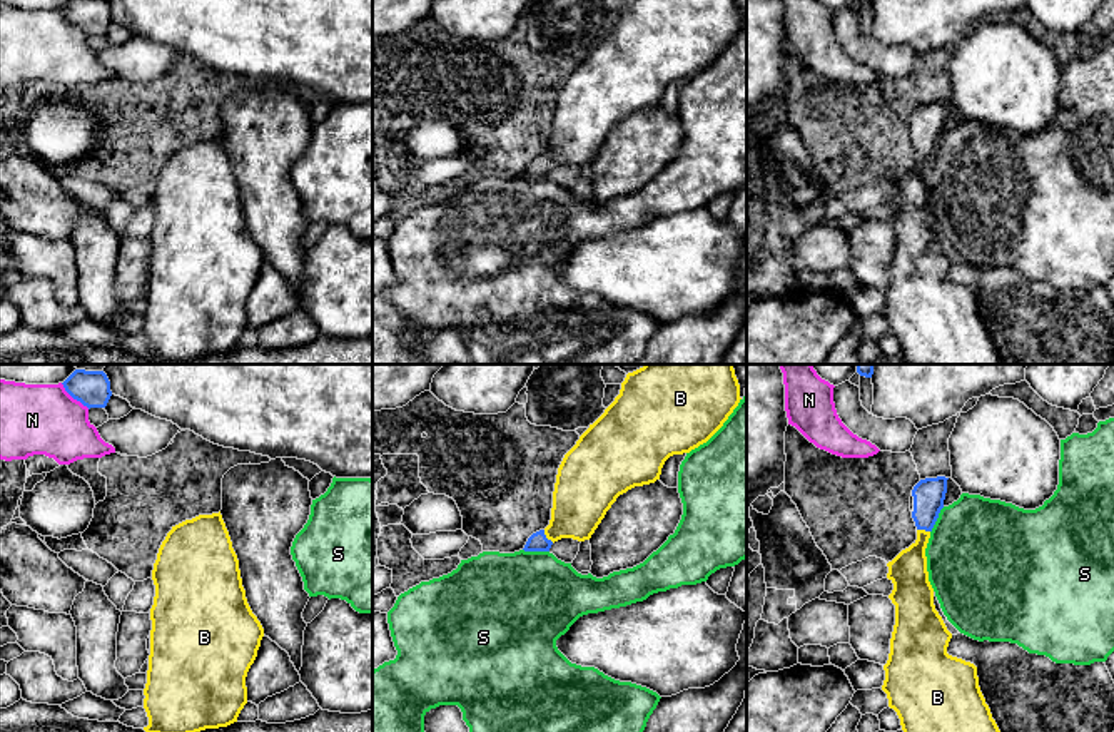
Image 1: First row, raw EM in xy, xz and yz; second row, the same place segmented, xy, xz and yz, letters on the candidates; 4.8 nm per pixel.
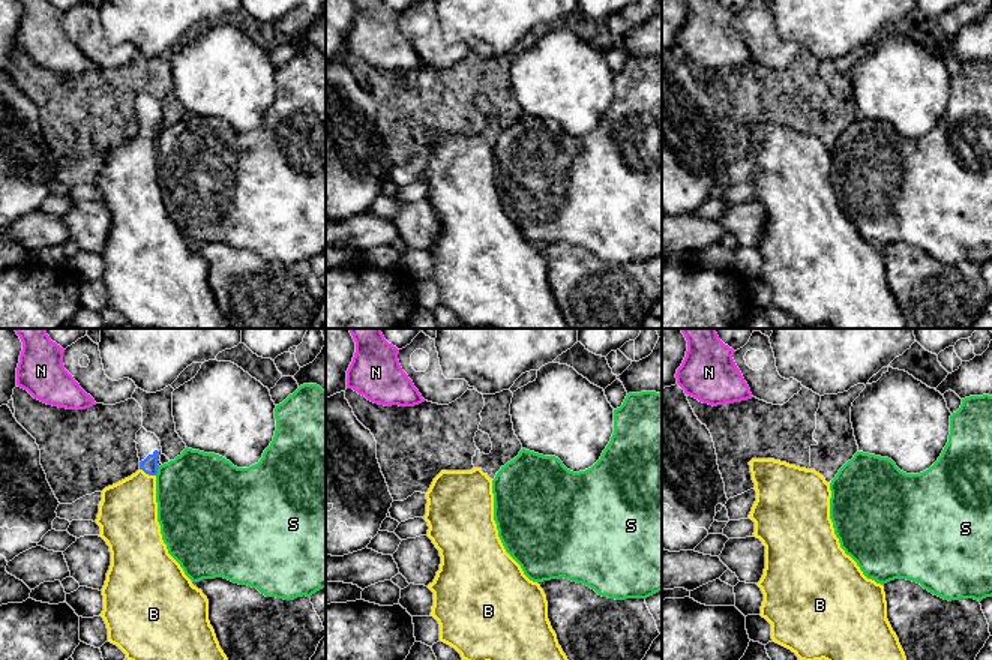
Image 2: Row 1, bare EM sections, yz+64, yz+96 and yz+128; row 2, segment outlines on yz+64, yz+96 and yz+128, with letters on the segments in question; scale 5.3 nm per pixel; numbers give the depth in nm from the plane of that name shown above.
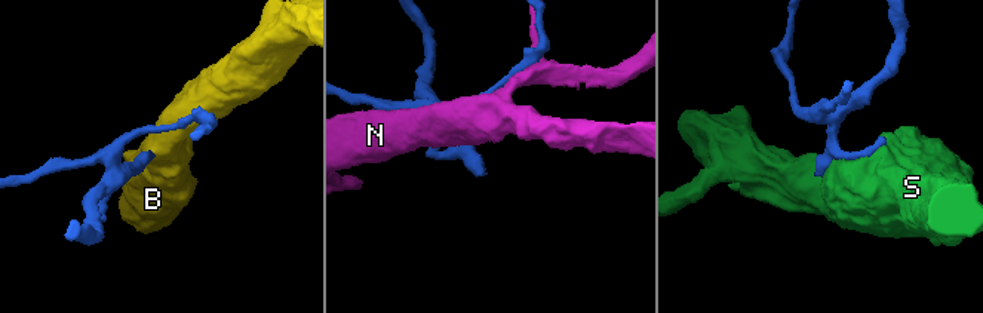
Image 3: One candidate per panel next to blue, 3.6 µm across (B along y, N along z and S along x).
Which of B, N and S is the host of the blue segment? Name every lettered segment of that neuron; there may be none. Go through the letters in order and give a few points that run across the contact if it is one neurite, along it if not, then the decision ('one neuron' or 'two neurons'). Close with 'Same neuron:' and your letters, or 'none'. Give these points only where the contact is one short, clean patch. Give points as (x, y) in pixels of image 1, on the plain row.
B: xz (538, 167), (545, 162), (580, 126) | one neuron
N: two neurons
S: two neurons
Same neuron: B

